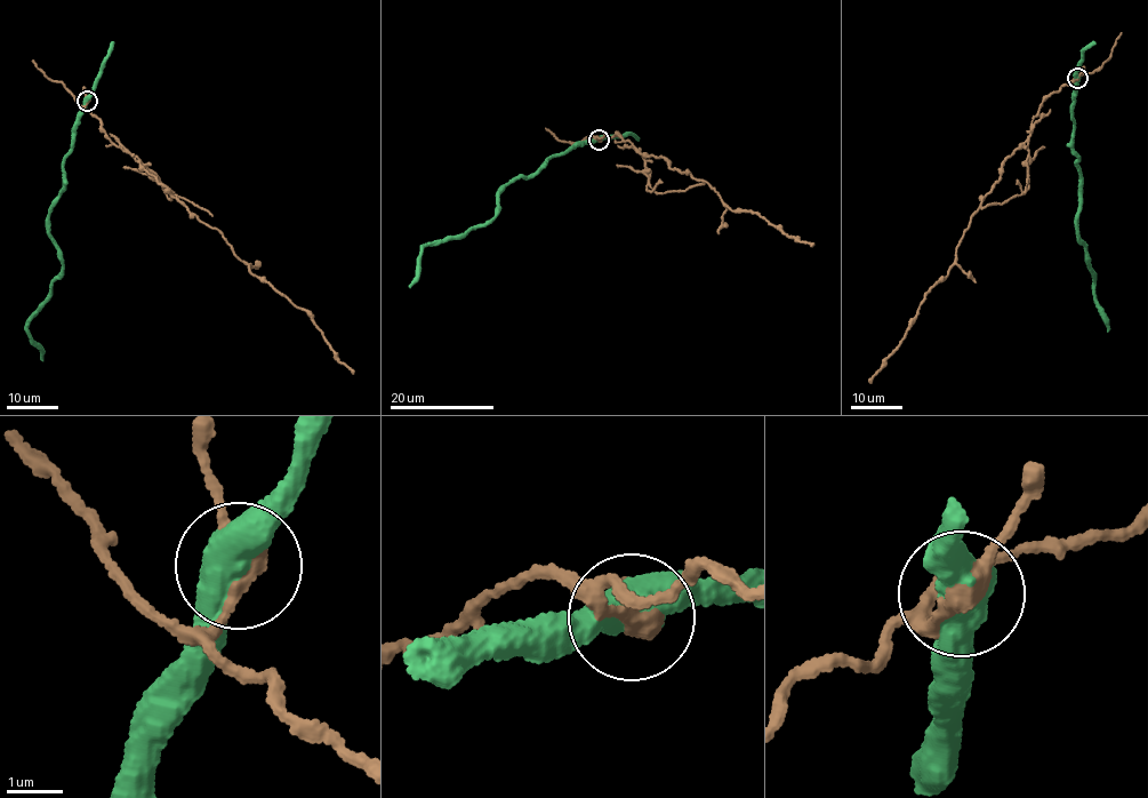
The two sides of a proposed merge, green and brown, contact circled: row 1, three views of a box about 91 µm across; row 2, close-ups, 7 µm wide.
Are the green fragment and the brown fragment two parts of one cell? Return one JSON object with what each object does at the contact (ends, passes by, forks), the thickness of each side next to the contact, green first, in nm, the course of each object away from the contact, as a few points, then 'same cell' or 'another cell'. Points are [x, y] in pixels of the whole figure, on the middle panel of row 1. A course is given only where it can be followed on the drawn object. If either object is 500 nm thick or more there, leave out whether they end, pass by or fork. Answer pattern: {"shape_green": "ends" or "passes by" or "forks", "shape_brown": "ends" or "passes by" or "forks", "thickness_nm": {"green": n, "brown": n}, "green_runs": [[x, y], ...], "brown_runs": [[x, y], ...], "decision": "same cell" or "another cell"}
{"thickness_nm": {"green": 600, "brown": 320}, "green_runs": [[599, 140], [548, 158], [537, 173], [506, 185], [496, 196], [498, 206], [488, 223], [425, 245], [410, 287]], "brown_runs": [[599, 140], [619, 135], [640, 153], [666, 158], [669, 168], [707, 182], [729, 208], [756, 213], [811, 246]], "decision": "another cell"}

